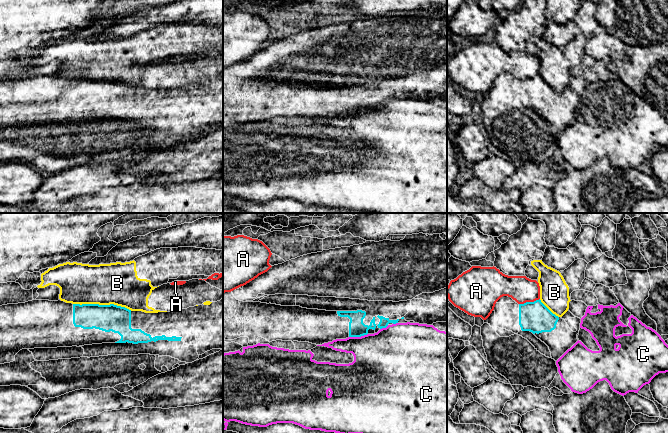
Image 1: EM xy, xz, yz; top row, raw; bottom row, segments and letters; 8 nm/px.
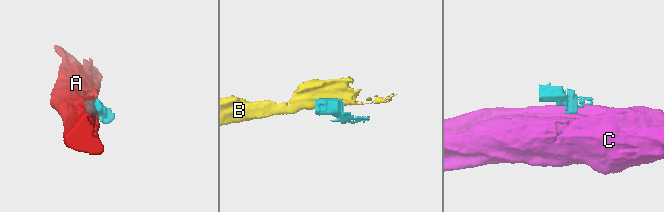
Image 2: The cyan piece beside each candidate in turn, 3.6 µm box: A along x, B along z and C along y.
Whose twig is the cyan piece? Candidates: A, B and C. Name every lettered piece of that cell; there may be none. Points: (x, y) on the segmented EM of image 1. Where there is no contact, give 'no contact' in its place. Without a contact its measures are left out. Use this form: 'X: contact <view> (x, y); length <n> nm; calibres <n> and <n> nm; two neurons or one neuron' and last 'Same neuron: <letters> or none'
A: contact yz (529, 302); length 180 nm; calibres 240 and 200 nm; two neurons
B: contact xy (102, 305); length 480 nm; calibres 220 and 340 nm; two neurons
C: contact xz (358, 336); length 160 nm; calibres 140 and 420 nm; two neurons
Same neuron: none

